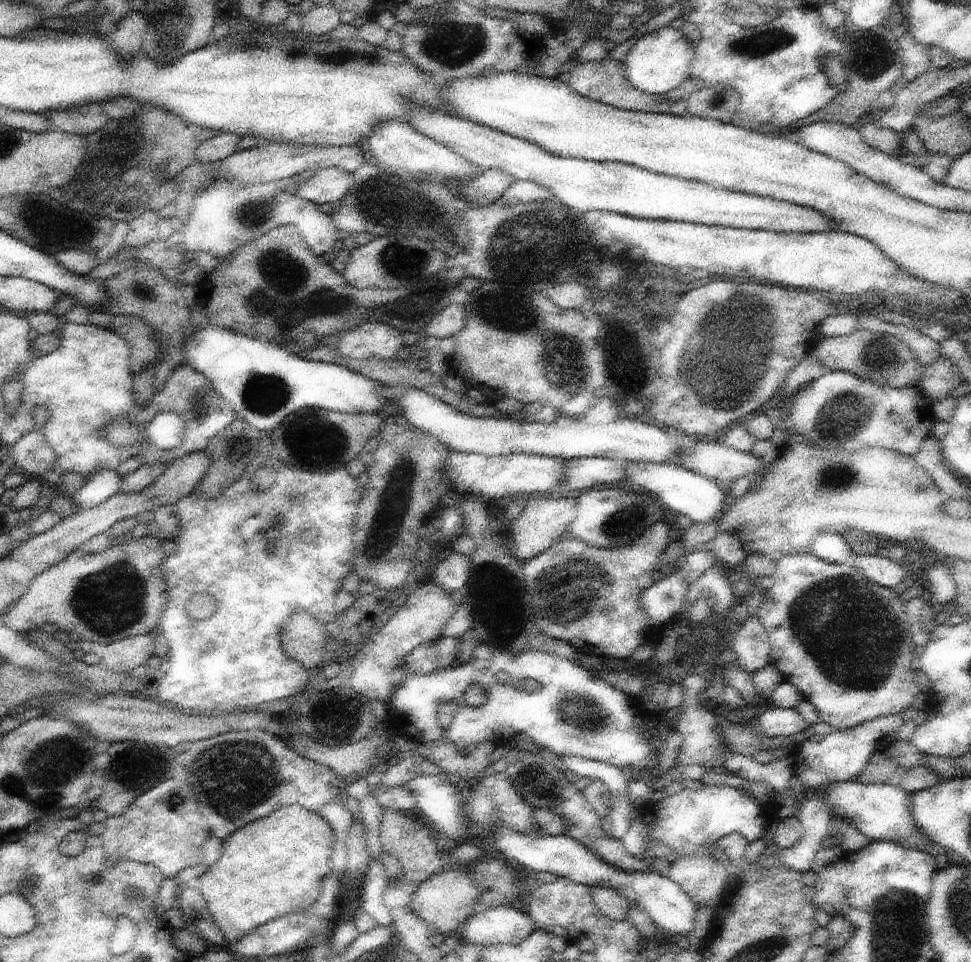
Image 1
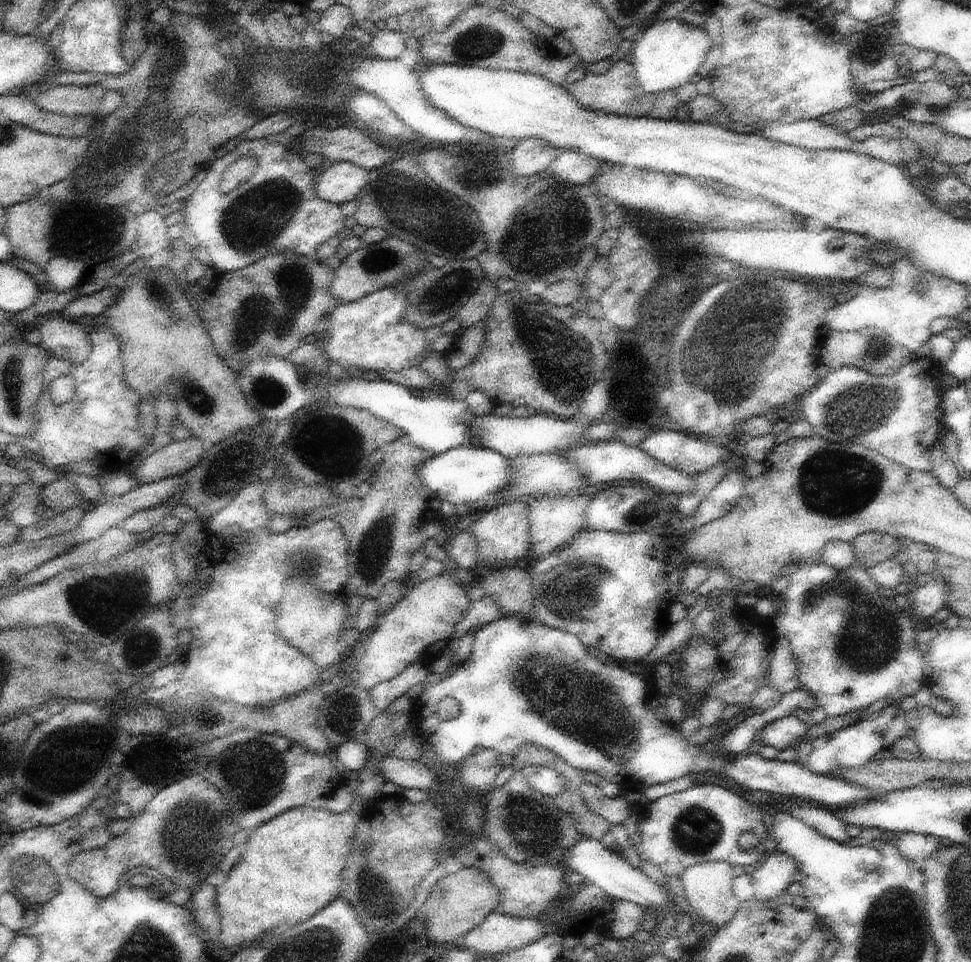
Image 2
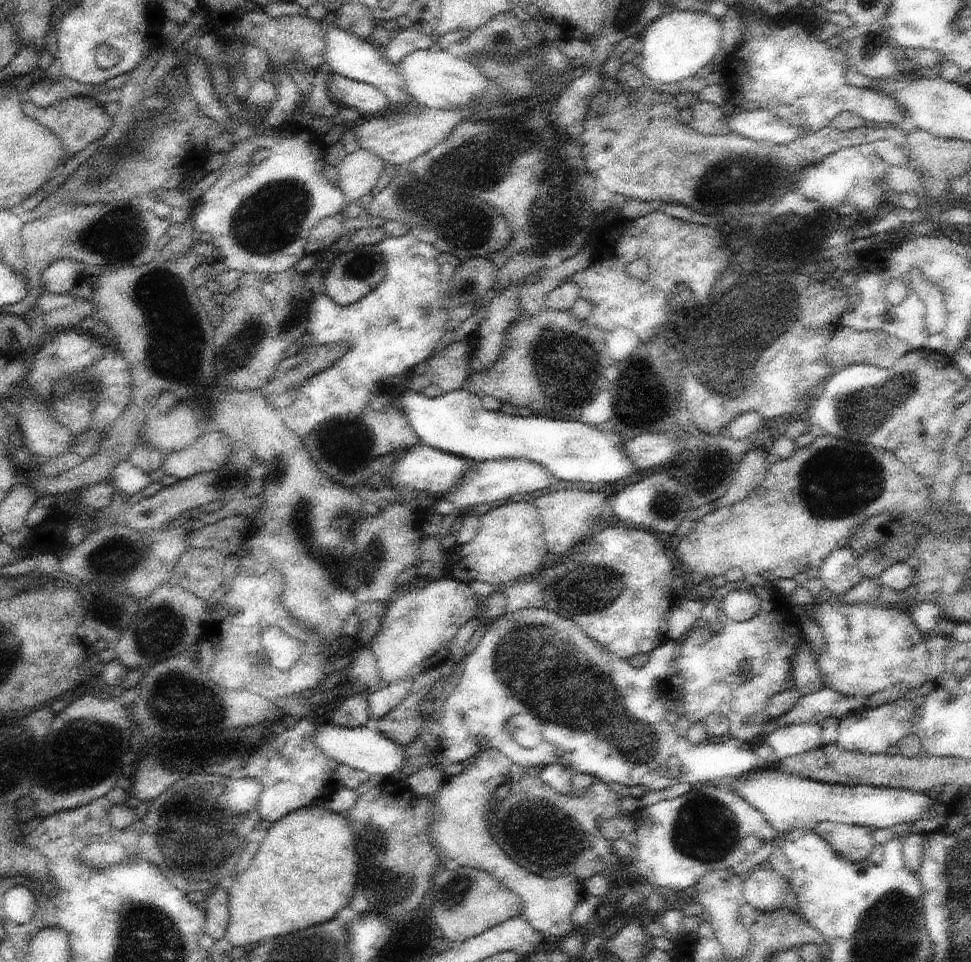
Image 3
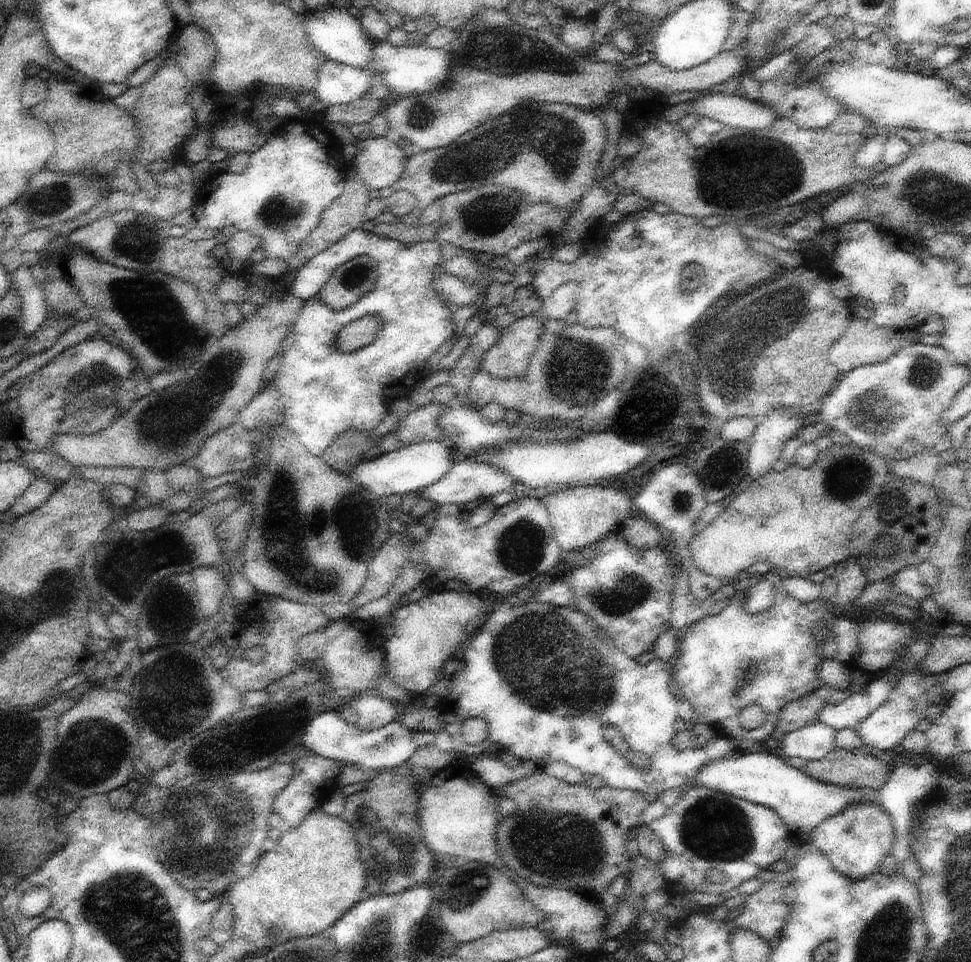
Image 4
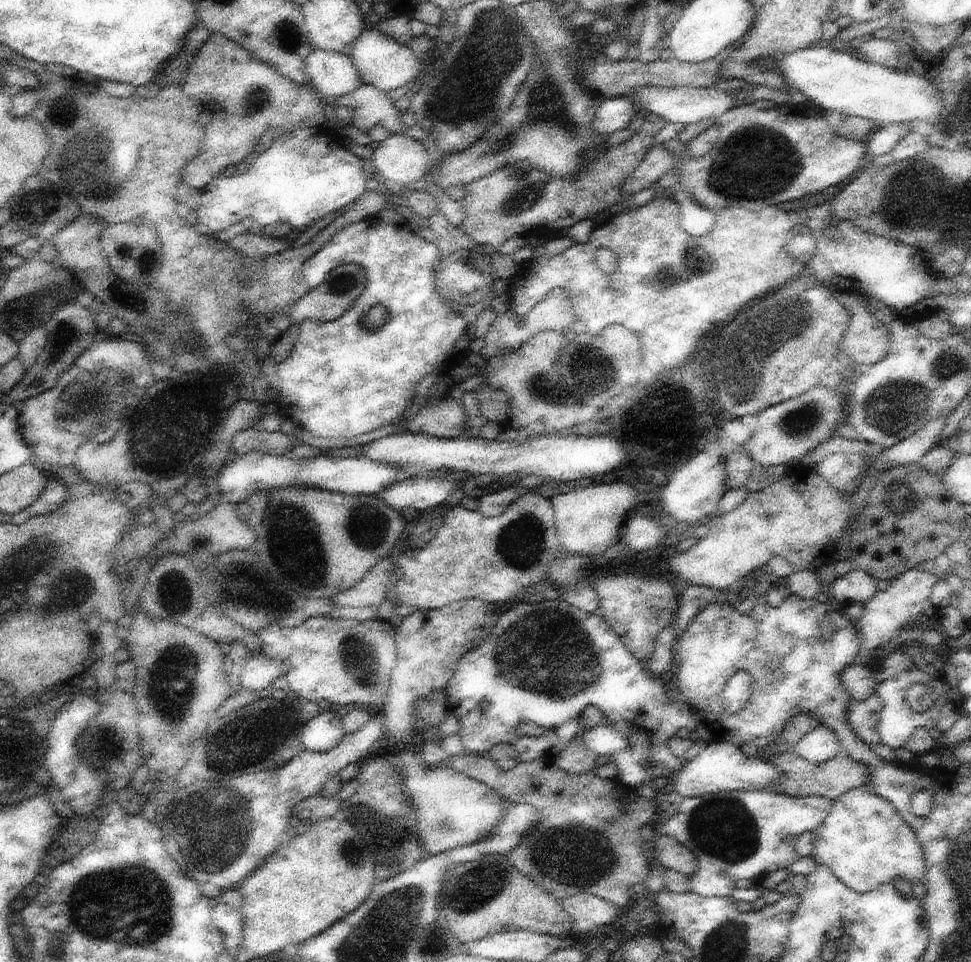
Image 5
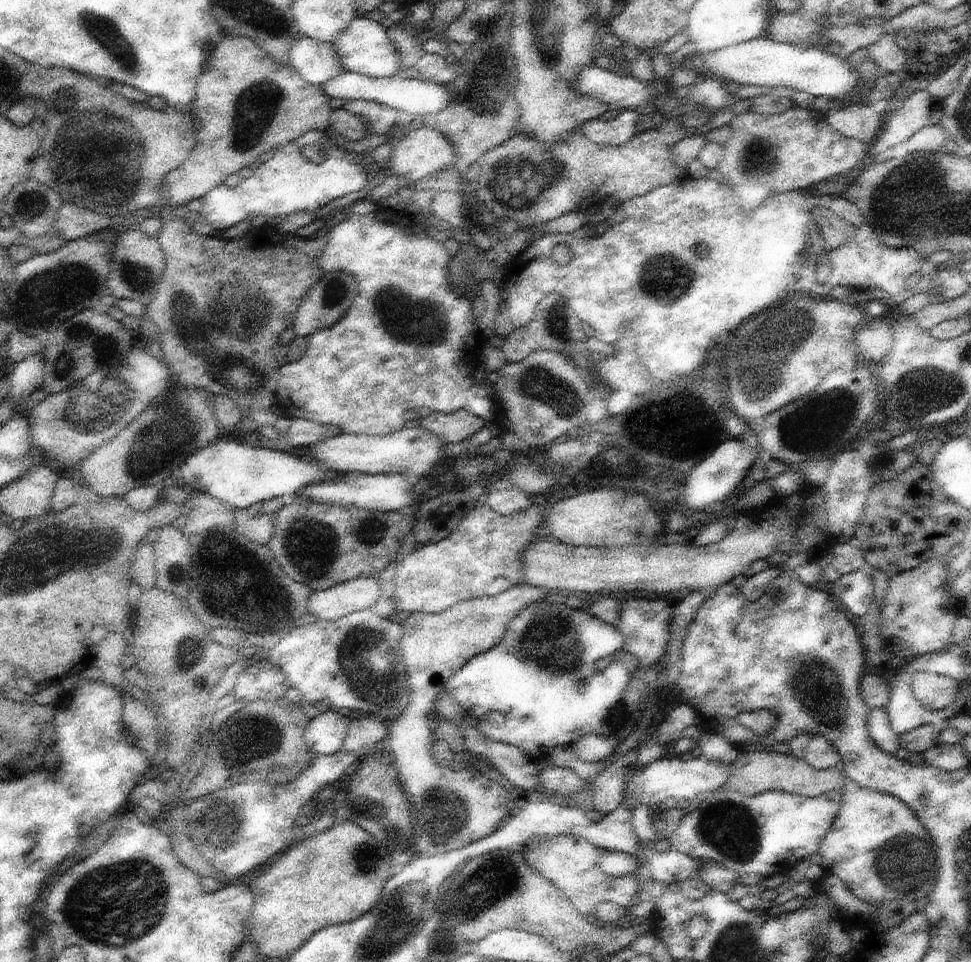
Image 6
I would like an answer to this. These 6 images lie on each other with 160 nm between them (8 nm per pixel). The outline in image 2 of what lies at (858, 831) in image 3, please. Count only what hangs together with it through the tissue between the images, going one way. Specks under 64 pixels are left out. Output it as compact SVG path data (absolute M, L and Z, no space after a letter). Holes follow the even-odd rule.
M785 802L784 806L790 809L790 814L794 818L804 821L825 837L843 845L850 842L852 835L846 828L846 824L830 811L818 807L799 807L798 805L790 805L788 802Z

